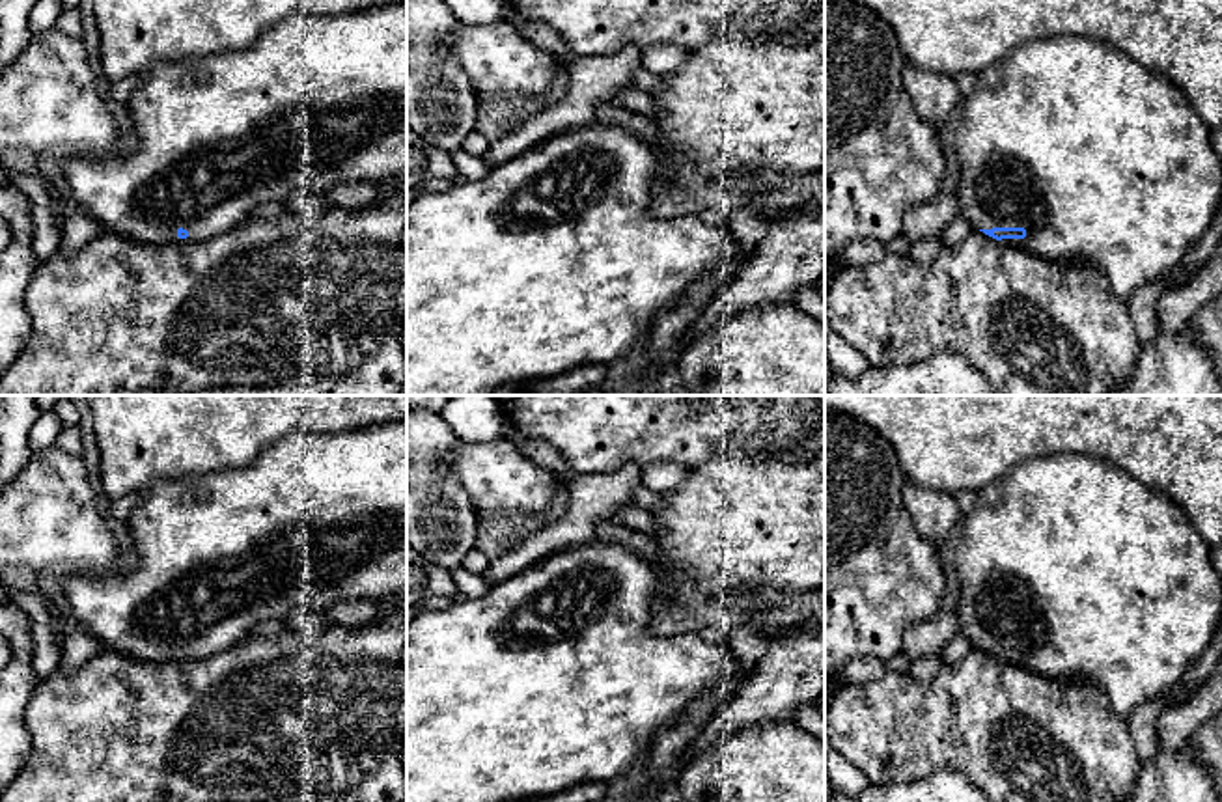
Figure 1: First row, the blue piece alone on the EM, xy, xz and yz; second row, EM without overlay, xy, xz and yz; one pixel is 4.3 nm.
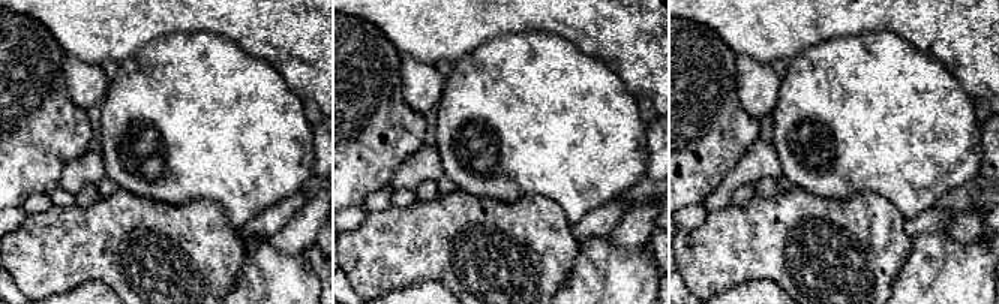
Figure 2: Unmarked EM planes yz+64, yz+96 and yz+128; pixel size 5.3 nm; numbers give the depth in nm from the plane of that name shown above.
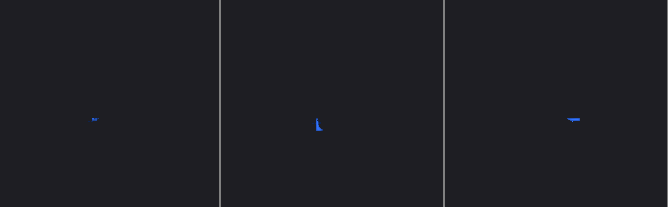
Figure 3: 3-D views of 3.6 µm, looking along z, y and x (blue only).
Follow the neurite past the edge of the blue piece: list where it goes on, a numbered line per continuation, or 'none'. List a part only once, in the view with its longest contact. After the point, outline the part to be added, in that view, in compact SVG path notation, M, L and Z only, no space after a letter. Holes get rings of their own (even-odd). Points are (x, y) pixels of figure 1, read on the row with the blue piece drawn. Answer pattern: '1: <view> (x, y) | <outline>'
1: yz (1099, 159) | M1062 35L1024 43L981 71L963 103L955 138L961 216L974 229L1024 228L1024 239L1002 242L1039 257L1093 263L1121 300L1144 283L1166 282L1222 205L1222 160L1211 129L1170 78L1103 41Z

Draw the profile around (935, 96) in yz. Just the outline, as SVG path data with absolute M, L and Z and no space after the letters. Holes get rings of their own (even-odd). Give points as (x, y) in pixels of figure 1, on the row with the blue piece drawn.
M910 62L903 67L903 88L918 116L938 129L965 101L951 75L931 73Z

